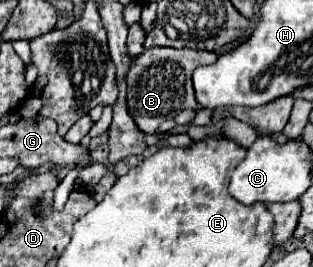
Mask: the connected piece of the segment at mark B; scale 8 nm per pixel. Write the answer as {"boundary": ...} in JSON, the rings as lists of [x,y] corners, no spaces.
{"boundary":[[[150,47],[134,59],[128,75],[128,111],[142,133],[156,133],[158,125],[166,119],[174,119],[182,109],[198,109],[192,89],[192,71],[198,65],[210,65],[218,59],[214,51],[196,49],[172,49],[172,47]]]}

